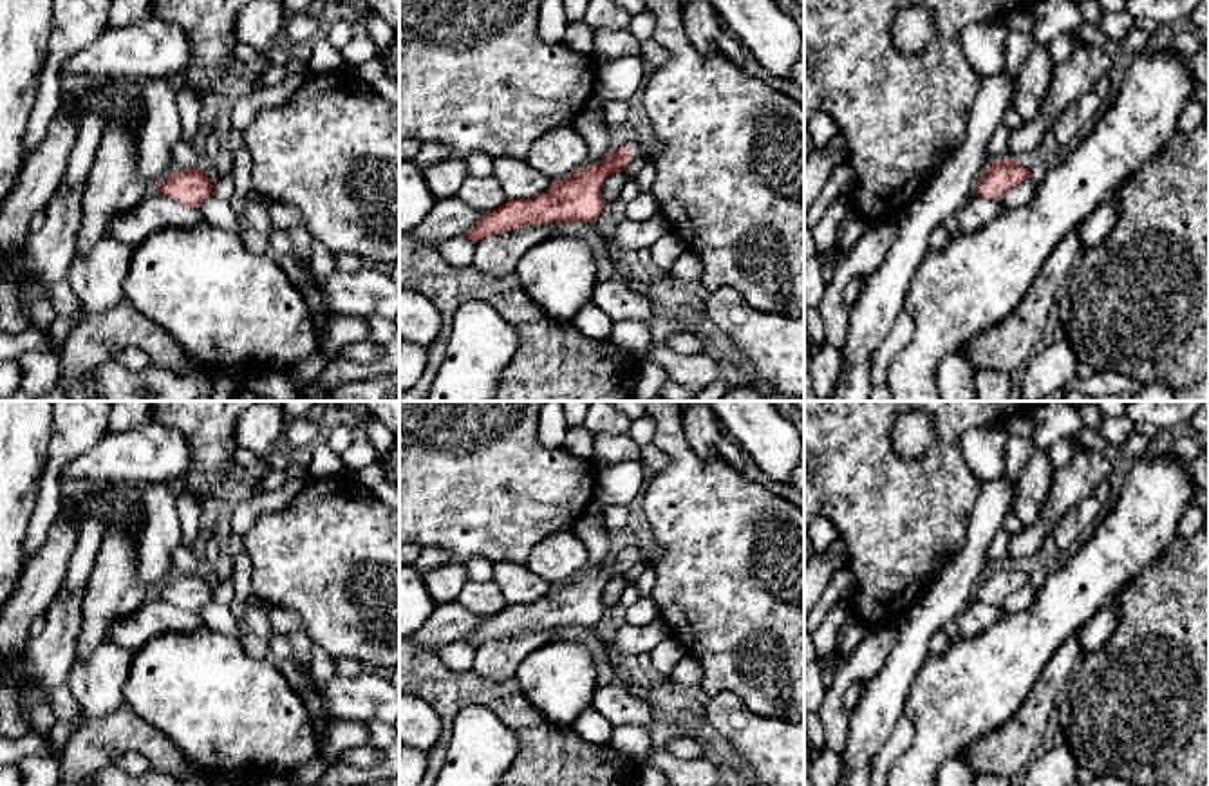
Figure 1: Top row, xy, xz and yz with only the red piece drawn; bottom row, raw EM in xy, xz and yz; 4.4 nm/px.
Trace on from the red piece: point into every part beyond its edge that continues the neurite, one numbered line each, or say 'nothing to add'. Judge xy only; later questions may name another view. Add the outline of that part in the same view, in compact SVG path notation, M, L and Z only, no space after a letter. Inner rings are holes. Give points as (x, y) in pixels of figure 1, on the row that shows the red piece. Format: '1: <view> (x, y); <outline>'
nothing to add

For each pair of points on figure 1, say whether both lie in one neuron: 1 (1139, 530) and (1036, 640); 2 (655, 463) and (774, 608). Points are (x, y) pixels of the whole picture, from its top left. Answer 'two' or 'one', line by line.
1: one
2: two

